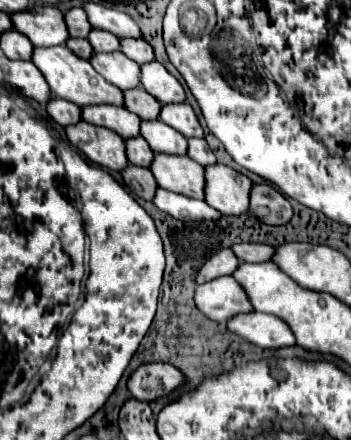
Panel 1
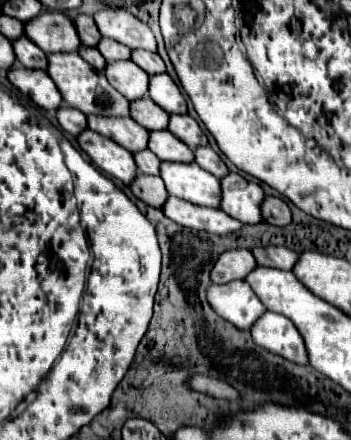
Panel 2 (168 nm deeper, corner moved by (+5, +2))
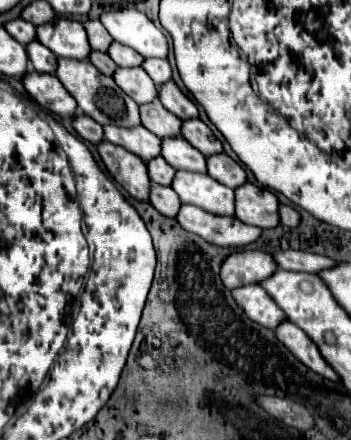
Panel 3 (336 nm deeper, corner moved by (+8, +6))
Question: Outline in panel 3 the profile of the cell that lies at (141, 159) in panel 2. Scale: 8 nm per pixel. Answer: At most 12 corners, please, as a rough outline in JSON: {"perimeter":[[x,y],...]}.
{"perimeter":[[162,156],[148,162],[150,180],[170,186],[176,170]]}

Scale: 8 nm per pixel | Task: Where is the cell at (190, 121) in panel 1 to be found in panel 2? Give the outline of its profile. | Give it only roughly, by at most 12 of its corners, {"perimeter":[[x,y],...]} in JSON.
{"perimeter":[[171,114],[169,128],[189,148],[207,136],[189,114]]}

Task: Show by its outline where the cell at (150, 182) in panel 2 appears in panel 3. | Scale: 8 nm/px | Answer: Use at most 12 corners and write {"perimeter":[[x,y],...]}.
{"perimeter":[[152,186],[150,204],[164,216],[176,218],[180,198],[172,188]]}

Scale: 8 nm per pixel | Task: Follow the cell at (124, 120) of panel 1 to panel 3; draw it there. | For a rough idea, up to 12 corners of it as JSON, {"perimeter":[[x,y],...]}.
{"perimeter":[[104,126],[108,142],[144,162],[160,156],[160,138],[144,126]]}

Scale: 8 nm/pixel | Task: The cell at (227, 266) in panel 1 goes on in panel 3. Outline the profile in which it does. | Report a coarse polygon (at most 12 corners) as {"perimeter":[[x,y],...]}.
{"perimeter":[[260,250],[230,254],[220,270],[226,288],[260,284],[278,270]]}

